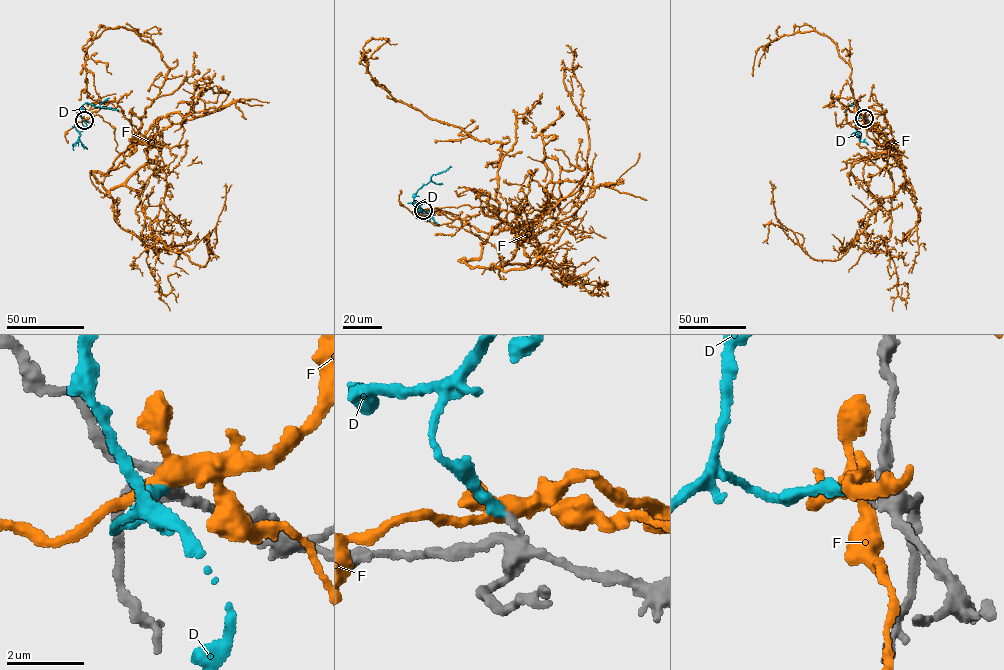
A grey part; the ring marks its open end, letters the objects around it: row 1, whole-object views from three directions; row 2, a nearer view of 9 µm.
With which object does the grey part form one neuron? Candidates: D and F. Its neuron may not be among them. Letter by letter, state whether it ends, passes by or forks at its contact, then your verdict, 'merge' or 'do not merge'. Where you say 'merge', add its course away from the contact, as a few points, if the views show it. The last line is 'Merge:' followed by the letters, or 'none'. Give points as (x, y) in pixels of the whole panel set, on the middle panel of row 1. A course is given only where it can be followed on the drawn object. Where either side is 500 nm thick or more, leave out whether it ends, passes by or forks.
D: it ends there; merge; it runs (423, 210), (416, 204), (413, 194), (428, 183), (433, 174), (452, 166)
F: it forks there; do not merge
Merge: D

